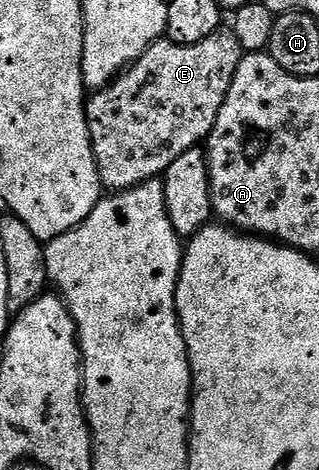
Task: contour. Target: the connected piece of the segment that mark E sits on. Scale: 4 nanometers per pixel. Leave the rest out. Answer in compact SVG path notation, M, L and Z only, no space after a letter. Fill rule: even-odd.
M218 30L197 44L176 44L161 38L128 65L108 87L93 91L87 97L86 107L101 185L118 193L147 180L163 177L168 167L182 158L186 150L203 145L214 130L222 102L226 102L230 82L234 82L234 74L245 54L231 30Z

